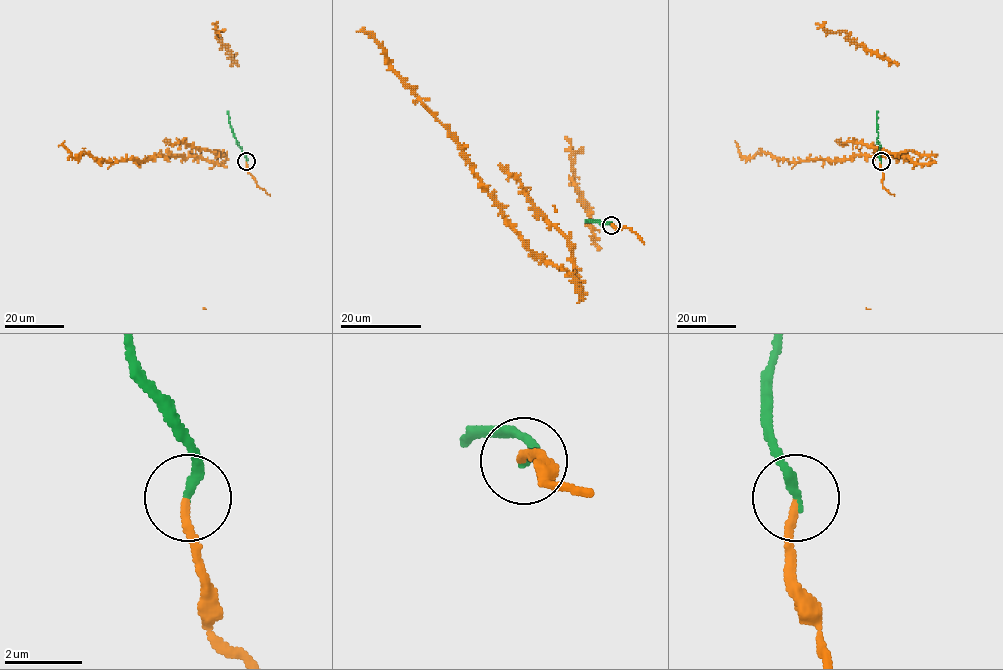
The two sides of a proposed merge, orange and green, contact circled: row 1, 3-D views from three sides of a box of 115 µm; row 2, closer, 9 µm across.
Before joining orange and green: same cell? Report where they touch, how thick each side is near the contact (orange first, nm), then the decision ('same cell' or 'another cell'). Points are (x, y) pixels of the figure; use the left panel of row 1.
place (246, 161); calibres 200 and 280 nm; same cell

